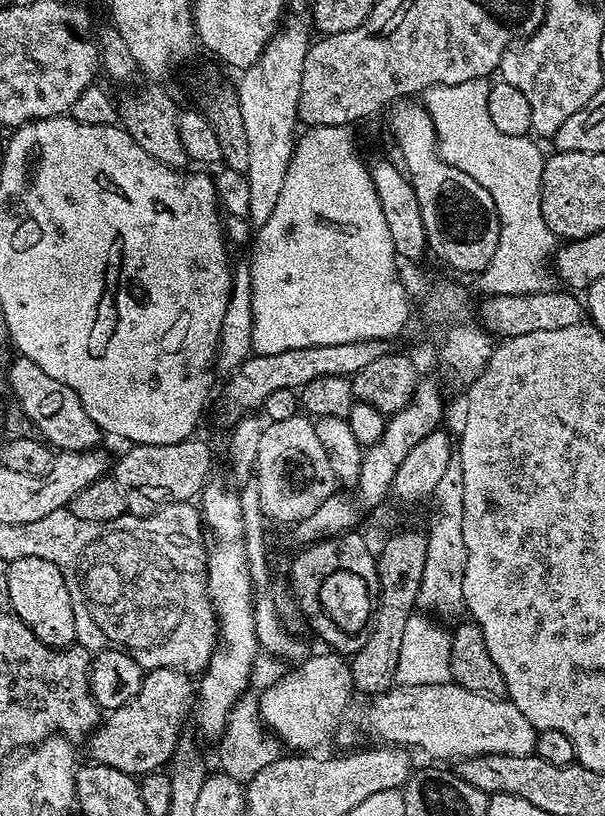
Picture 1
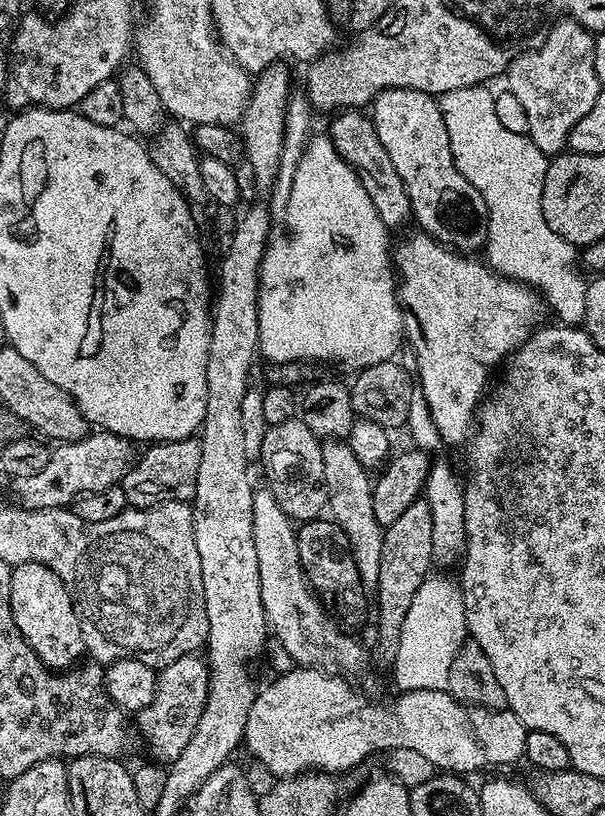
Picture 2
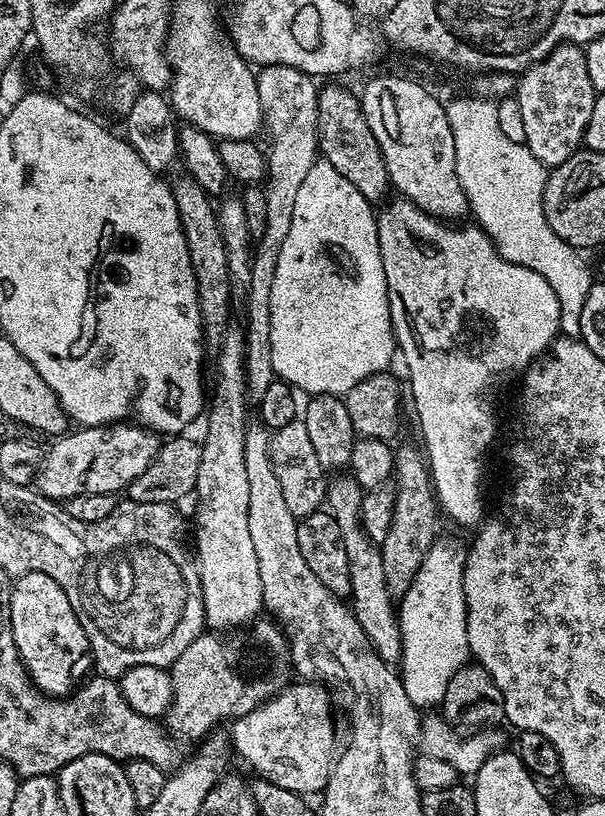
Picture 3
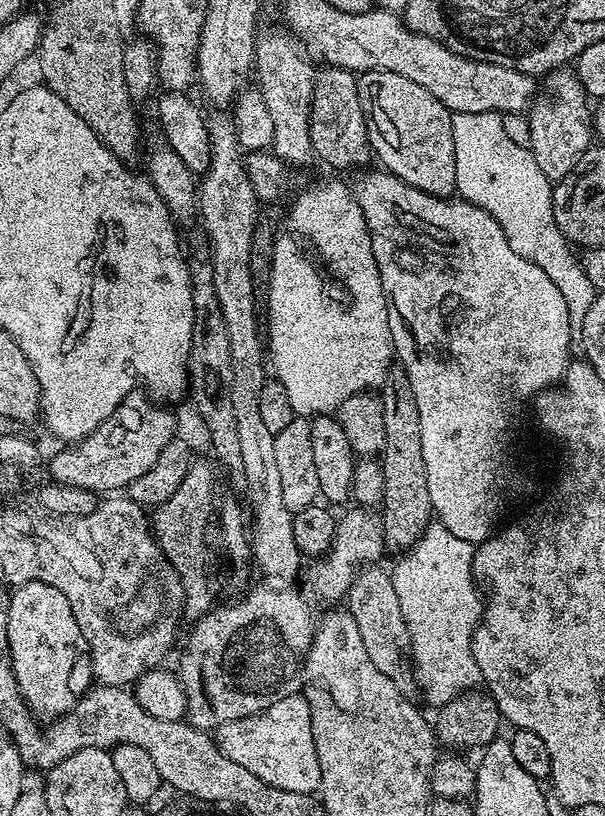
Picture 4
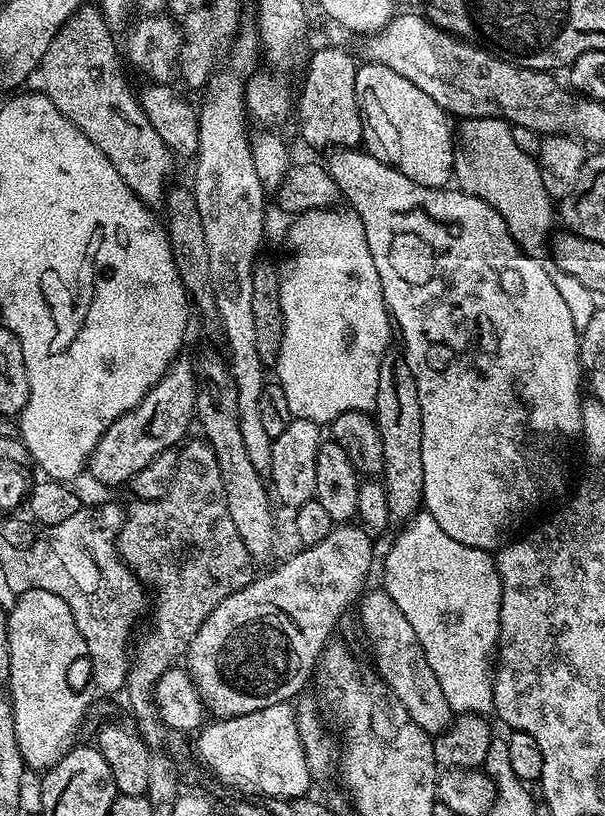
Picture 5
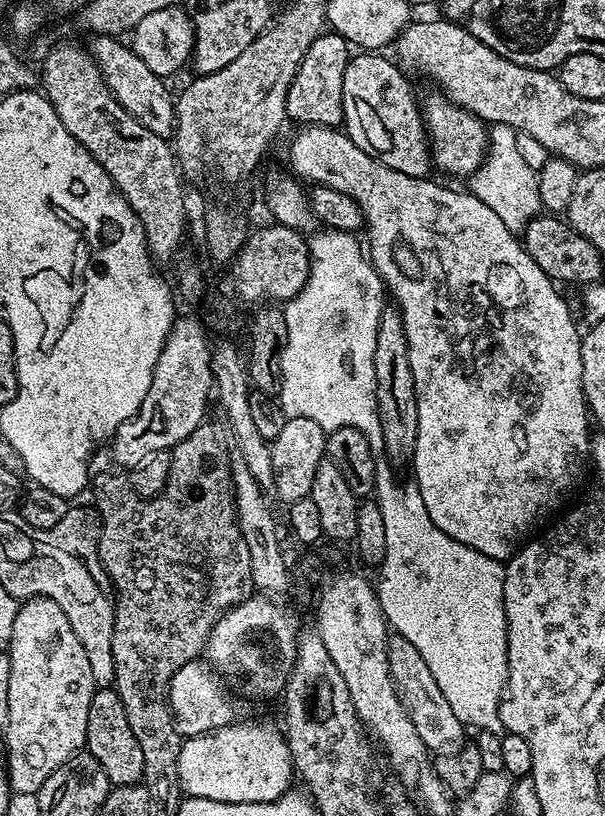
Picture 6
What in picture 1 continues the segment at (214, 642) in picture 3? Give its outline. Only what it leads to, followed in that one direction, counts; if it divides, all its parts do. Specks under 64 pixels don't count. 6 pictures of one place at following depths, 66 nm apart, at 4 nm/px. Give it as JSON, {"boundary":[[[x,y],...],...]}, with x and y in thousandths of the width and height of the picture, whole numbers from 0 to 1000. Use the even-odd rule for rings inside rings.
{"boundary":[[[296,817],[250,820],[250,822],[240,827],[238,836],[228,846],[228,850],[221,855],[215,855],[215,860],[208,860],[202,865],[183,869],[183,871],[170,879],[165,891],[160,892],[150,902],[144,903],[142,913],[145,912],[145,922],[152,925],[147,928],[150,928],[157,935],[167,936],[169,939],[188,939],[188,944],[202,944],[208,950],[226,953],[238,951],[243,946],[256,946],[269,942],[273,938],[283,933],[286,924],[291,923],[291,908],[298,906],[301,898],[306,896],[304,886],[311,882],[311,871],[314,871],[316,868],[319,871],[321,868],[321,838],[319,835],[316,838],[311,832],[314,832],[312,825],[299,821]]]}

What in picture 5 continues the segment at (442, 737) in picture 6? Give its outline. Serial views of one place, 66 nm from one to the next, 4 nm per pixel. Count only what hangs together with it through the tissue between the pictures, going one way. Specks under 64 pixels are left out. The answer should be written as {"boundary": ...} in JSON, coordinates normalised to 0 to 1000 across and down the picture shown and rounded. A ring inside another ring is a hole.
{"boundary":[[[621,718],[617,725],[603,724],[593,732],[595,765],[602,768],[602,779],[615,793],[615,806],[621,811],[620,827],[635,835],[643,848],[671,870],[671,875],[709,902],[719,904],[747,891],[750,874],[744,860],[737,860],[737,850],[731,850],[731,841],[724,841],[724,831],[717,831],[717,821],[711,821],[711,811],[704,811],[704,801],[691,787],[691,777],[658,743],[651,743],[651,733]]]}

